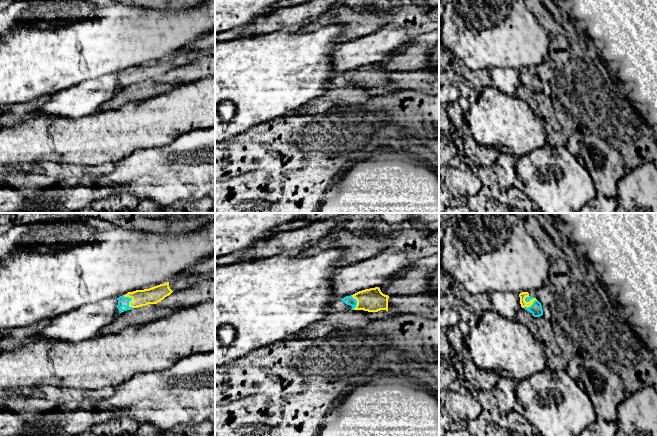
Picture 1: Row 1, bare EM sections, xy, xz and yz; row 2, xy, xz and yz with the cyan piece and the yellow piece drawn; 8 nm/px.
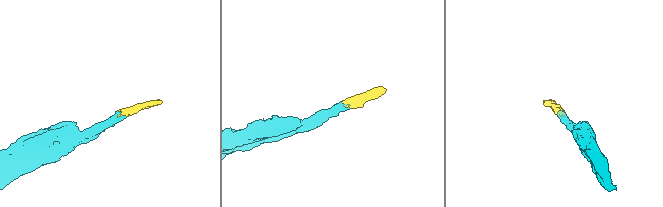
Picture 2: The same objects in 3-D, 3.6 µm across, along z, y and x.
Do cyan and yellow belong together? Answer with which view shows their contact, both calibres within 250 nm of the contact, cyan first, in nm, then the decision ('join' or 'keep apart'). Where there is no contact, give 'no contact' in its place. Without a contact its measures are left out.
contact in xy; calibres 80 and 130 nm; join

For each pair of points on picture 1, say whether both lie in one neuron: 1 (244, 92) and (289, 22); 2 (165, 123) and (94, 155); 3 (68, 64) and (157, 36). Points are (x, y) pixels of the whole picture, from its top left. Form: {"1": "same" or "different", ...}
{"1": "different", "2": "same", "3": "same"}

